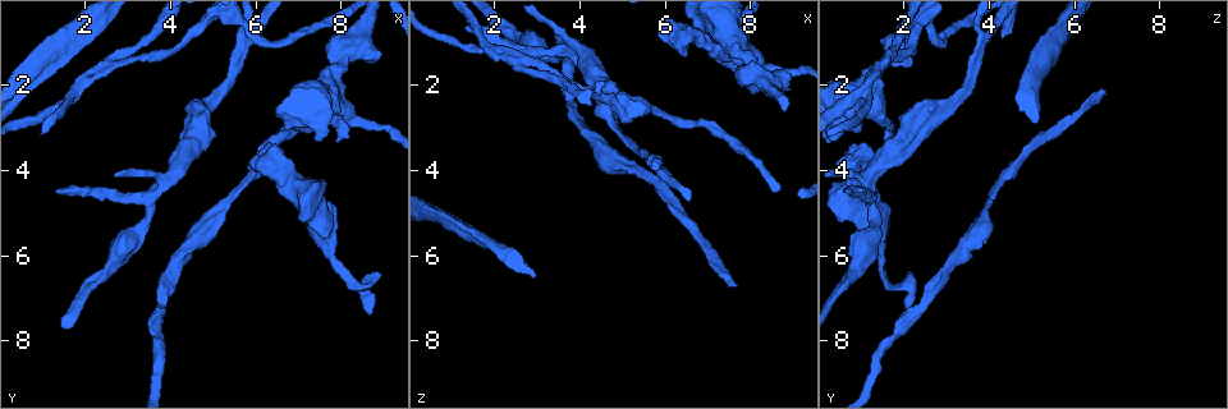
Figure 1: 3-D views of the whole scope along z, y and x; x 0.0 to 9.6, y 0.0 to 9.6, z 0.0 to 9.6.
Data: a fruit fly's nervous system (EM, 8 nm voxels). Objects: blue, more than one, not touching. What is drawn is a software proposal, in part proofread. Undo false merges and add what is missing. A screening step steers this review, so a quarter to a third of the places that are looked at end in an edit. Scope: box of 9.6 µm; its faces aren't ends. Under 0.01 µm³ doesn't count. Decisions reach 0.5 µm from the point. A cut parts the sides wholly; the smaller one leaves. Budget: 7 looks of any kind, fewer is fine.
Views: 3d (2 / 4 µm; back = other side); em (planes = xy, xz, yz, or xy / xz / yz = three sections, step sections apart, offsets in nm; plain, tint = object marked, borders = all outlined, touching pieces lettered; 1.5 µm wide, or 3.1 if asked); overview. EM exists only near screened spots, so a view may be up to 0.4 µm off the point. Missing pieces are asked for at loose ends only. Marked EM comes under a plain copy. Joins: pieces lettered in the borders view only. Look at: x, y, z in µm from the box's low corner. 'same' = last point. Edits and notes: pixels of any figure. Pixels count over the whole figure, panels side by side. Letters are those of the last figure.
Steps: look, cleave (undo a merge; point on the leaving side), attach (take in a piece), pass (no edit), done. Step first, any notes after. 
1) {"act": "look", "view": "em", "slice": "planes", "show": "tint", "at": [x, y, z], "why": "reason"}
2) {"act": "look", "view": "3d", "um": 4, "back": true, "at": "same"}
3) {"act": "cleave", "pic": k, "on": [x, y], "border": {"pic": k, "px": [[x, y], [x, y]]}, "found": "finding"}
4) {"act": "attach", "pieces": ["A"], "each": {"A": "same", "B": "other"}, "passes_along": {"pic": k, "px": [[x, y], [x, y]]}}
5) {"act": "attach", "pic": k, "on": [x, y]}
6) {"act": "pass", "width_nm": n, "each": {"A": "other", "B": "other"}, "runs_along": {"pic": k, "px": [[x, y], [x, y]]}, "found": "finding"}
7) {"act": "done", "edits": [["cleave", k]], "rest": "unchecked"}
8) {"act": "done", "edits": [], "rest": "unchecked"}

{"act": "look", "view": "em", "slice": "xy", "step": 8, "show": "tint", "at": [3.55, 4.70, 1.20], "why": "side arm on a straight run"}

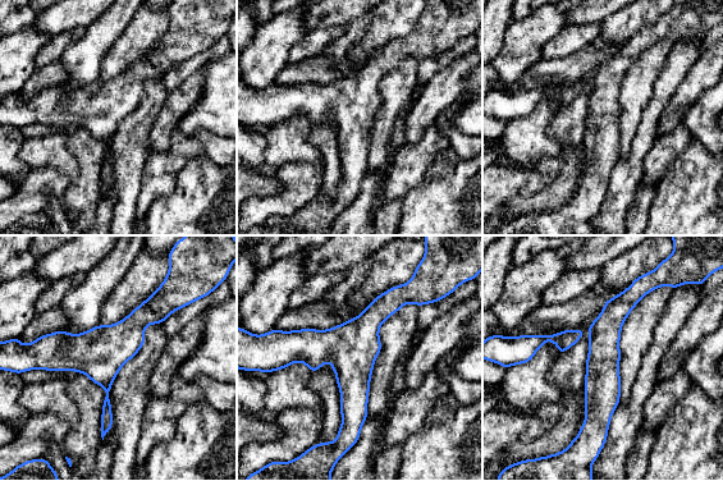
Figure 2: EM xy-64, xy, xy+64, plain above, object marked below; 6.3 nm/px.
{"act": "look", "view": "em", "slice": "planes", "show": "tint", "at": "same"}

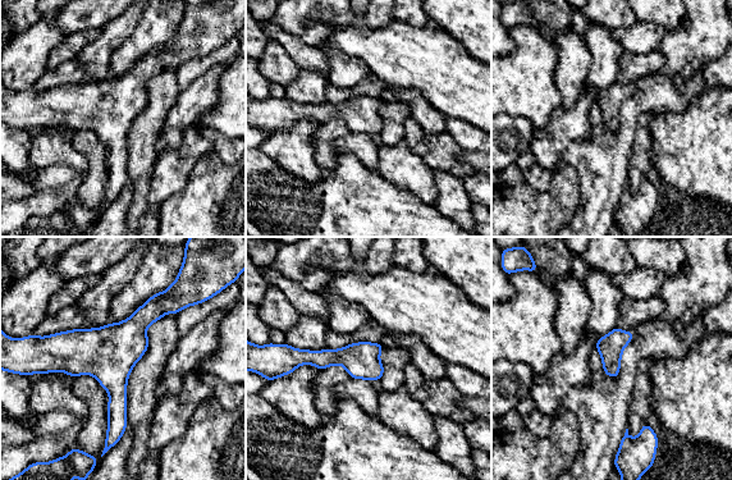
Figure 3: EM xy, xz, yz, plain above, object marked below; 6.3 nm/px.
{"act": "look", "view": "em", "slice": "planes", "show": "borders", "at": "same"}

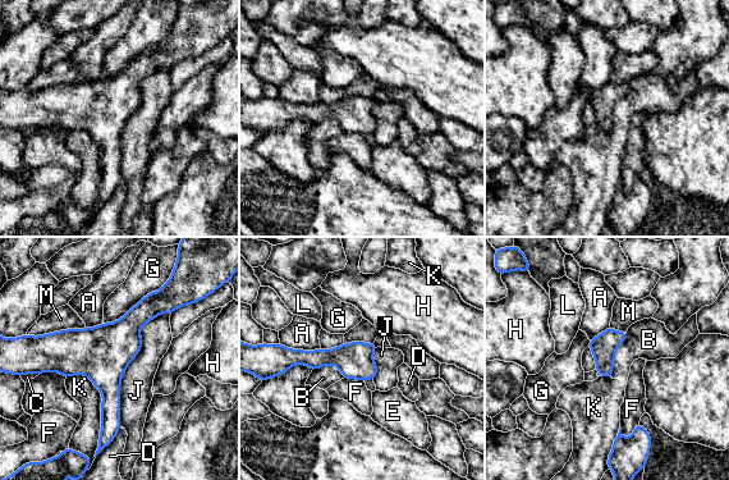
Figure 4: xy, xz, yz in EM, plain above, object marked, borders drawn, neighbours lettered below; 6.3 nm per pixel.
{"act": "pass", "each": {"A": "other", "B": "other", "C": "other", "D": "other", "E": "other", "F": "other", "G": "other", "H": "other", "J": "other", "K": "other", "L": "other", "M": "other"}, "runs_along": {"pic": 4, "px": [[172, 307], [102, 352], [40, 353]]}, "found": "one cell here"}

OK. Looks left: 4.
{"act": "look", "view": "3d", "um": 2, "back": true, "at": [1.85, 2.00, 1.20], "why": "side arm on a straight run"}

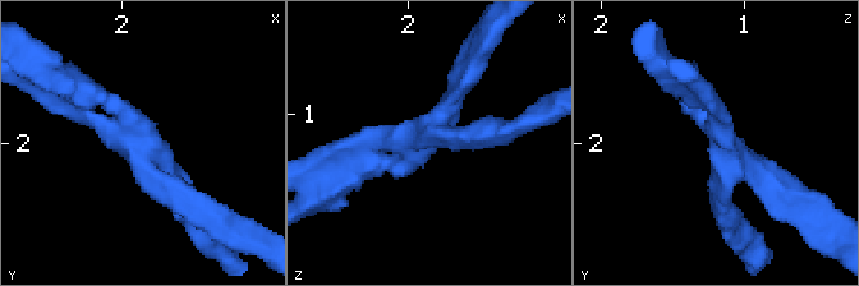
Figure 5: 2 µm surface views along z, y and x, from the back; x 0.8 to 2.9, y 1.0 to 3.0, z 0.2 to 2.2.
{"act": "look", "view": "em", "slice": "planes", "show": "borders", "at": [1.86, 2.06, 1.12], "arms": 3, "arm_widths_nm": [180, 190, 220], "why": "shape alone is not enough"}

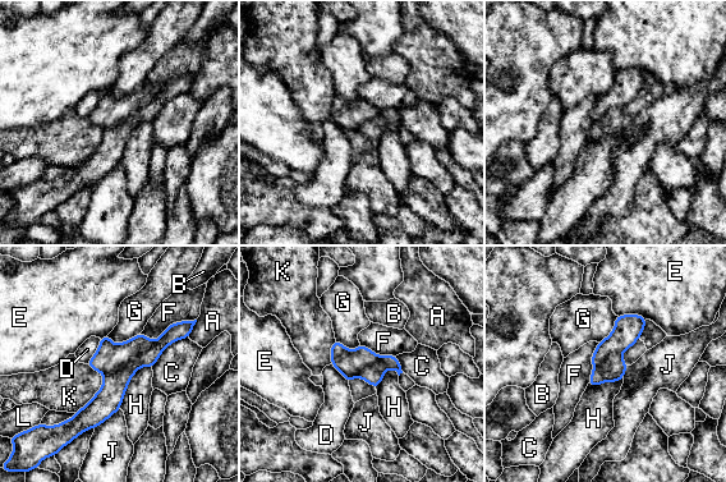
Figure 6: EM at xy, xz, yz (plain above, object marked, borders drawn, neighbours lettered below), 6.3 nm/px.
{"act": "cleave", "pic": 6, "on": [109, 357], "width_nm": 190, "each": {"A": "other", "B": "other", "C": "other", "D": "other", "E": "other", "F": "other", "G": "other", "H": "other", "J": "other", "K": "other", "L": "other"}, "found": "a second cell is stuck on"}

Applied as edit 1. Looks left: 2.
{"act": "look", "view": "em", "slice": "planes", "show": "borders", "at": [8.10, 1.20, 1.80], "why": "arms part here"}

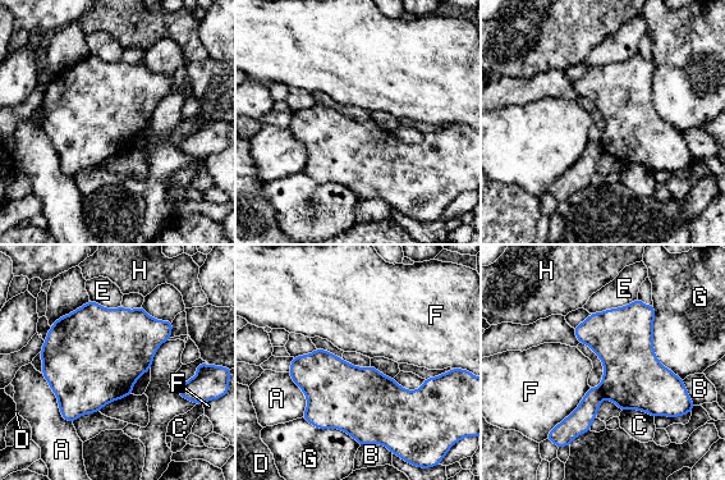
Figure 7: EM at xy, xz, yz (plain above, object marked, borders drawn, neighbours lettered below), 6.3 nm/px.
{"act": "cleave", "pic": 7, "on": [633, 378], "longest_contact_nm": ["G", 500], "each": {"A": "other", "B": "other", "C": "other", "D": "other", "E": "other", "F": "other", "G": "other", "H": "other"}, "found": "a second cell is stuck on"}

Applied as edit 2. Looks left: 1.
{"act": "done", "edits": [["cleave", 6], ["cleave", 7]], "rest": "unchecked"}

